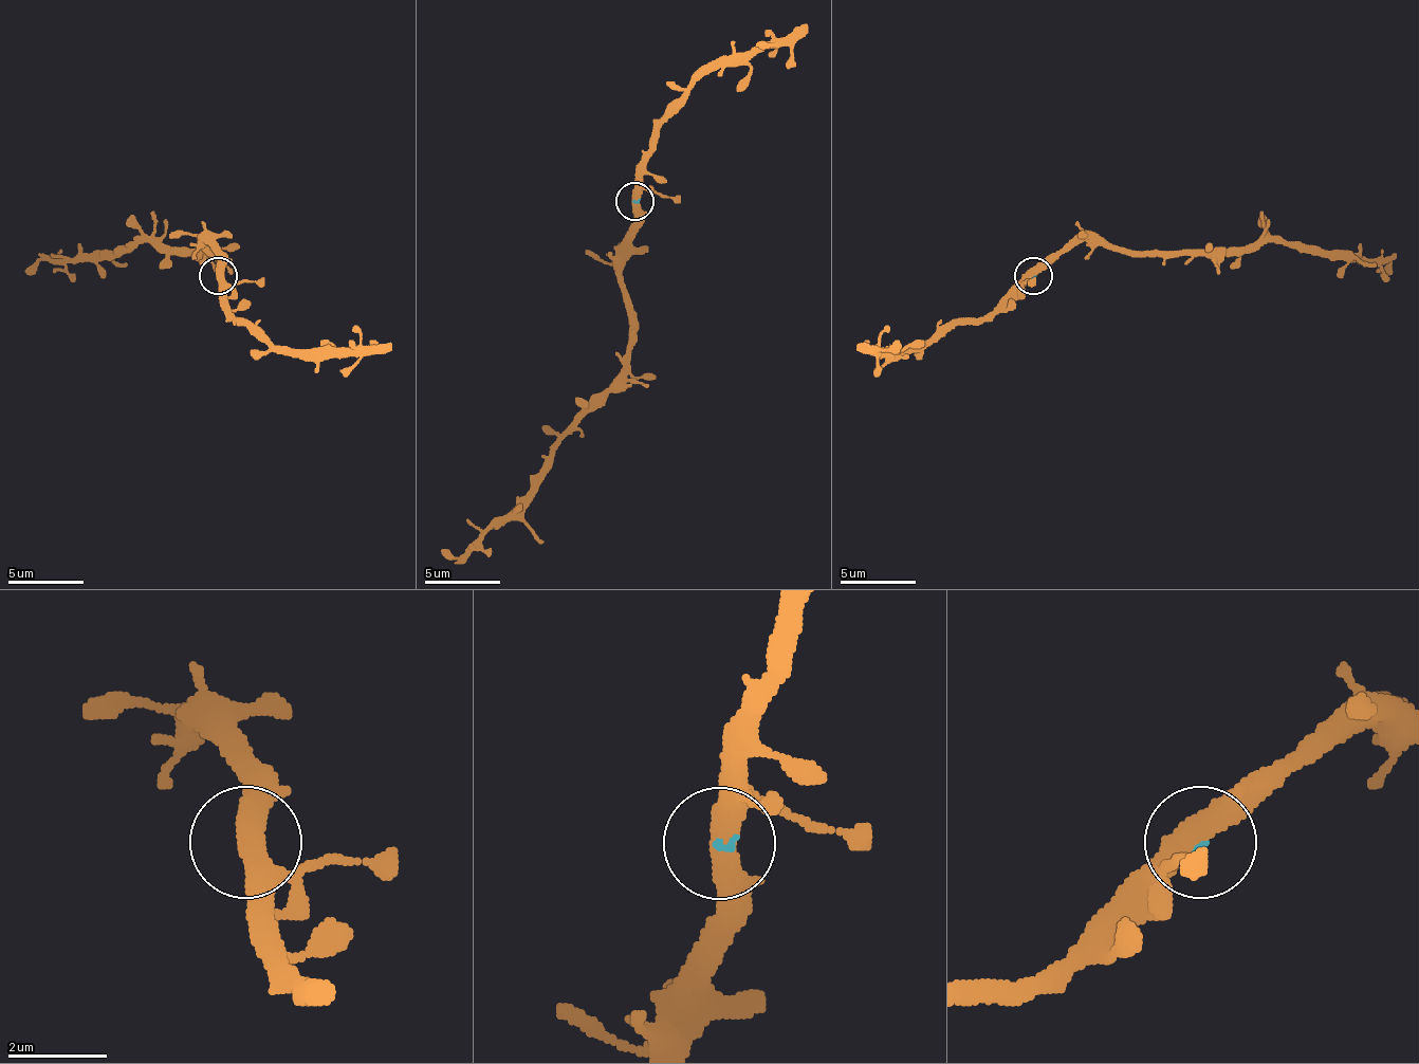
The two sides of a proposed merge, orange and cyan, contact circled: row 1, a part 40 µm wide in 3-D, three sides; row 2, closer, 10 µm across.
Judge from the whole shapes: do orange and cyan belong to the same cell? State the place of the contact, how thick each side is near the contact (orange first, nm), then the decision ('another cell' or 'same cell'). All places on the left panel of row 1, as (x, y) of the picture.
place (218, 275); calibres 480 and 80 nm; same cell

